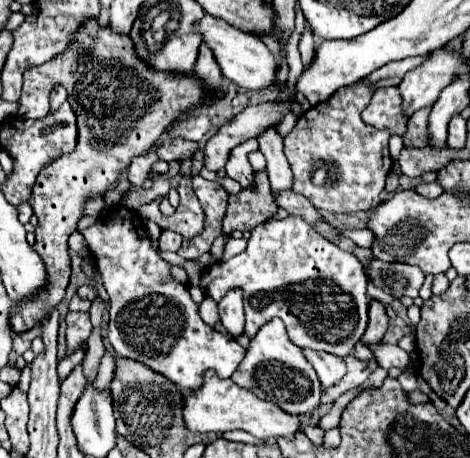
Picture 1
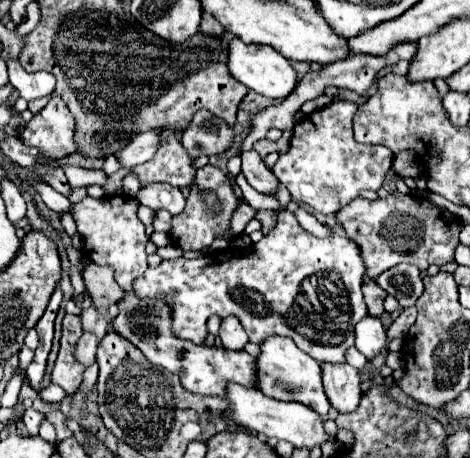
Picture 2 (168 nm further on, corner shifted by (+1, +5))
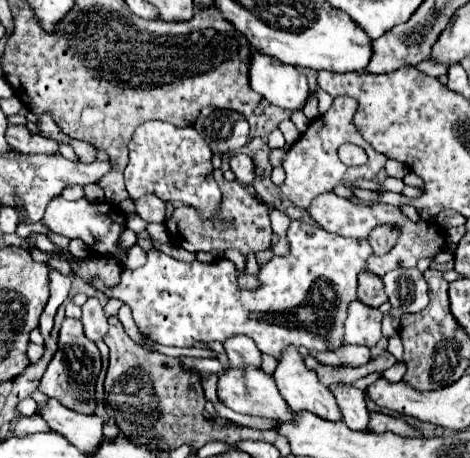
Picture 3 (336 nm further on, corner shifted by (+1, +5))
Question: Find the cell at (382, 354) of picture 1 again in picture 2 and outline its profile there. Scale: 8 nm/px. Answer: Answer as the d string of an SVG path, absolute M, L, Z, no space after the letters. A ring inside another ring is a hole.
M366 316L356 324L356 340L354 346L368 358L372 360L386 344L386 330L380 322L380 318L374 316Z

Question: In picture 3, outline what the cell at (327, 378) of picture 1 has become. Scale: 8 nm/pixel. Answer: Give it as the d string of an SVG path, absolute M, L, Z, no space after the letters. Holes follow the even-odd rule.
M350 386L350 388L336 388L332 394L336 398L336 404L340 406L344 424L352 430L366 430L368 408L364 402L364 392Z

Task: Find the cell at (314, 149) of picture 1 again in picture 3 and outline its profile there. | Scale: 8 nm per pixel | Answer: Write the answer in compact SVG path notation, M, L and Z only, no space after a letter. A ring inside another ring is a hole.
M338 96L334 98L332 102L332 108L318 116L316 120L310 122L308 130L292 144L292 148L288 150L288 156L282 164L284 172L286 172L286 180L284 184L280 186L280 190L284 192L284 196L298 208L308 208L312 202L314 202L314 196L320 196L320 194L326 194L326 192L332 192L338 184L350 184L354 188L354 182L356 180L374 180L376 174L384 168L386 164L386 156L382 156L380 152L376 152L374 148L370 148L362 136L356 132L354 124L352 124L352 116L358 108L358 102L350 96ZM342 144L356 144L356 146L362 146L368 154L368 162L364 166L346 166L340 162L338 158L338 148Z

